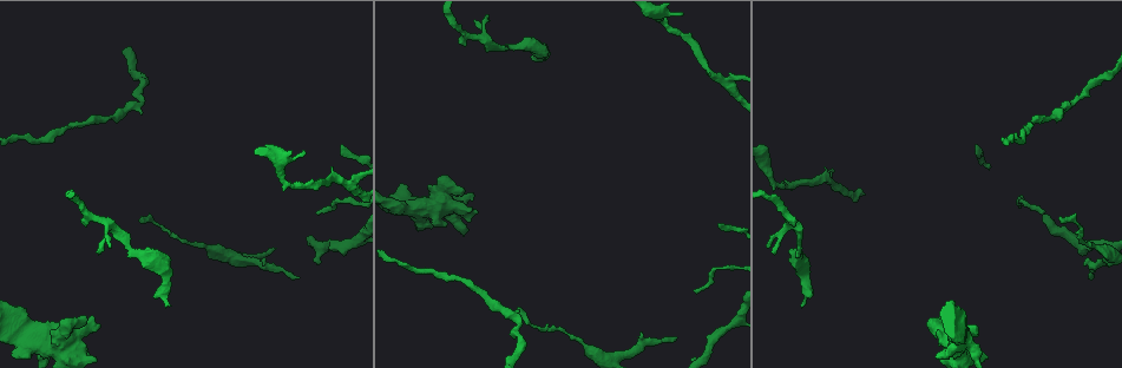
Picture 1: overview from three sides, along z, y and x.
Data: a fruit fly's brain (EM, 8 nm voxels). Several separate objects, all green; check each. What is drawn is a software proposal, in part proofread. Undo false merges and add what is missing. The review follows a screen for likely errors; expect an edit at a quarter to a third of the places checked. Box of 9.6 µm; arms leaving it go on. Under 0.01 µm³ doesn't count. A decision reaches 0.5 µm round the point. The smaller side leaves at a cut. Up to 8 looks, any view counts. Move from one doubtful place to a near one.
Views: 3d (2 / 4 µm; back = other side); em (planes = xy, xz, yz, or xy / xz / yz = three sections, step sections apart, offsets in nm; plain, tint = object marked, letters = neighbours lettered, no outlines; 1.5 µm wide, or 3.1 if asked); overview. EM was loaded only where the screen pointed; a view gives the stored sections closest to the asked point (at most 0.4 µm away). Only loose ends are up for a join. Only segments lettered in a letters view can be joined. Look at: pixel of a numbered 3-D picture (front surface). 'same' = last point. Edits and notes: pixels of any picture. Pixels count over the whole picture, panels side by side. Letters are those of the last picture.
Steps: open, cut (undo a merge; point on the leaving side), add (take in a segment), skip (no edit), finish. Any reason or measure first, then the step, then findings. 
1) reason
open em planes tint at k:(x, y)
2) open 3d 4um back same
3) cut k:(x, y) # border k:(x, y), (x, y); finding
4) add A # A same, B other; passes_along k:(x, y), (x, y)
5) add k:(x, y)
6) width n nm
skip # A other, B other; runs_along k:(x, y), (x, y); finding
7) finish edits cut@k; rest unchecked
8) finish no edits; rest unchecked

thick end
open em planes letters at 1:(478, 212)

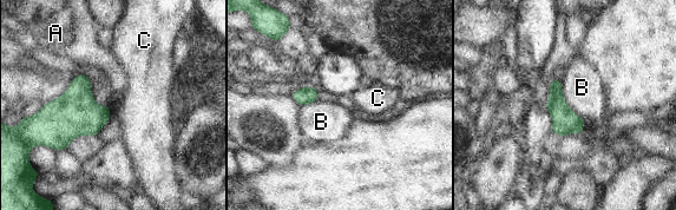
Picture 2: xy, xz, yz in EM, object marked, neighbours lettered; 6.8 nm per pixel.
skip # A other, B other, C other; border 2:(562, 81), (565, 103), (585, 122); none of them fits

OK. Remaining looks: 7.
calibre changes
open 3d 4um at 1:(143, 253)

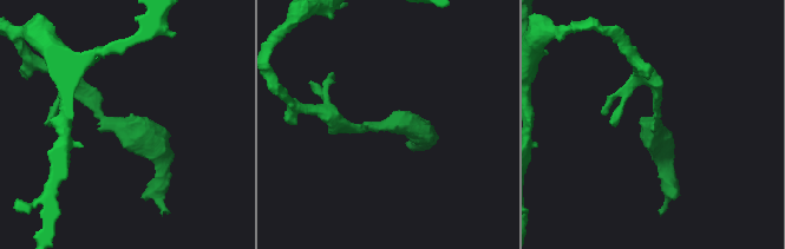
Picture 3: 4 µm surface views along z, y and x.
arm_widths 170, 280 nm
open em planes tint at 3:(651, 126)

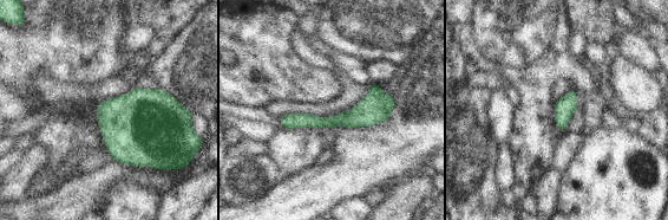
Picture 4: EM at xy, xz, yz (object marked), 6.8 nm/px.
open em planes letters same

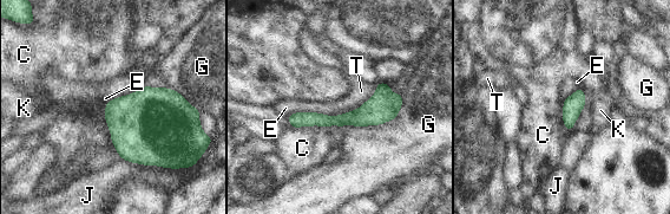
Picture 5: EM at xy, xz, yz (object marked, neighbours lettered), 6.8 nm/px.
width 90 nm
skip # C other, E other, G other, J other, K other, T other; continuous, no second neuron

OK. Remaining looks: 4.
free end
open em planes letters at 1:(1090, 278)

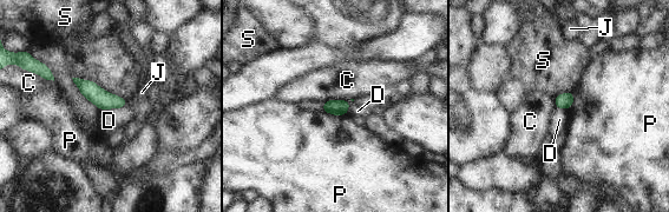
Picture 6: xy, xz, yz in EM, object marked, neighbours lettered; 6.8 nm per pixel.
longest_contact S 420 nm
skip # C other, D other, J other, P other, S other; runs_along 6:(78, 81), (103, 100), (123, 103); no lettered segment goes on from it

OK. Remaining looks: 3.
finish no edits; rest unchecked

